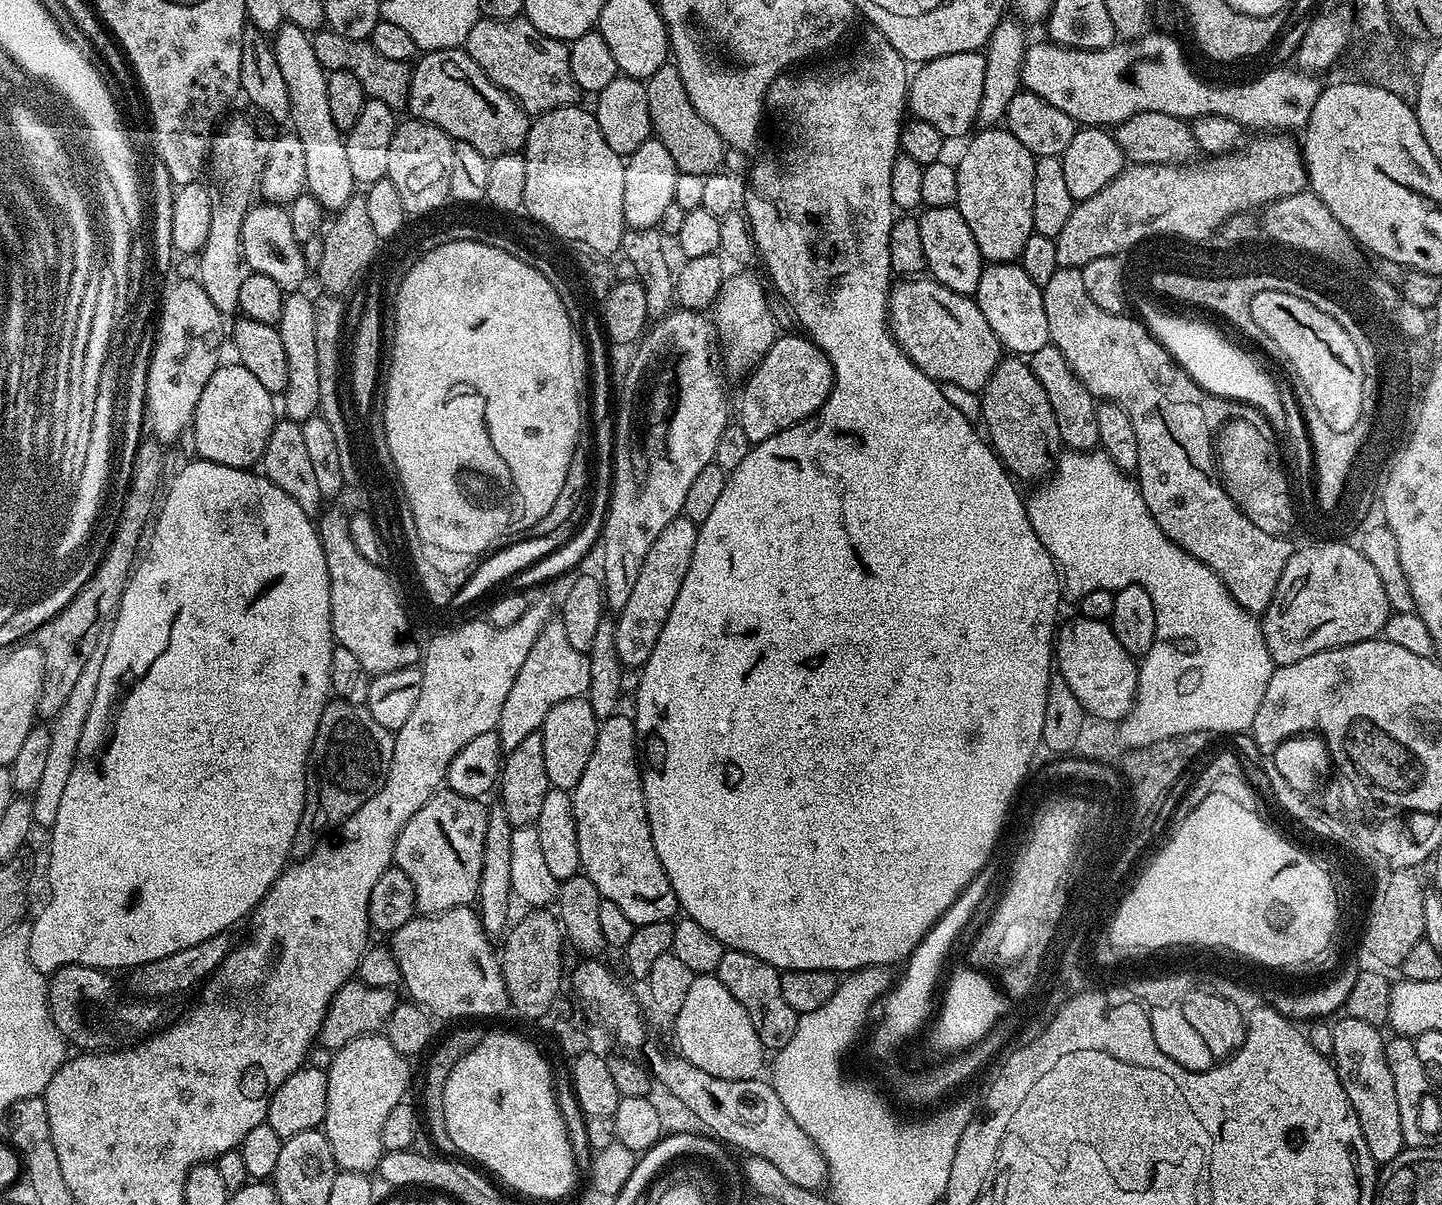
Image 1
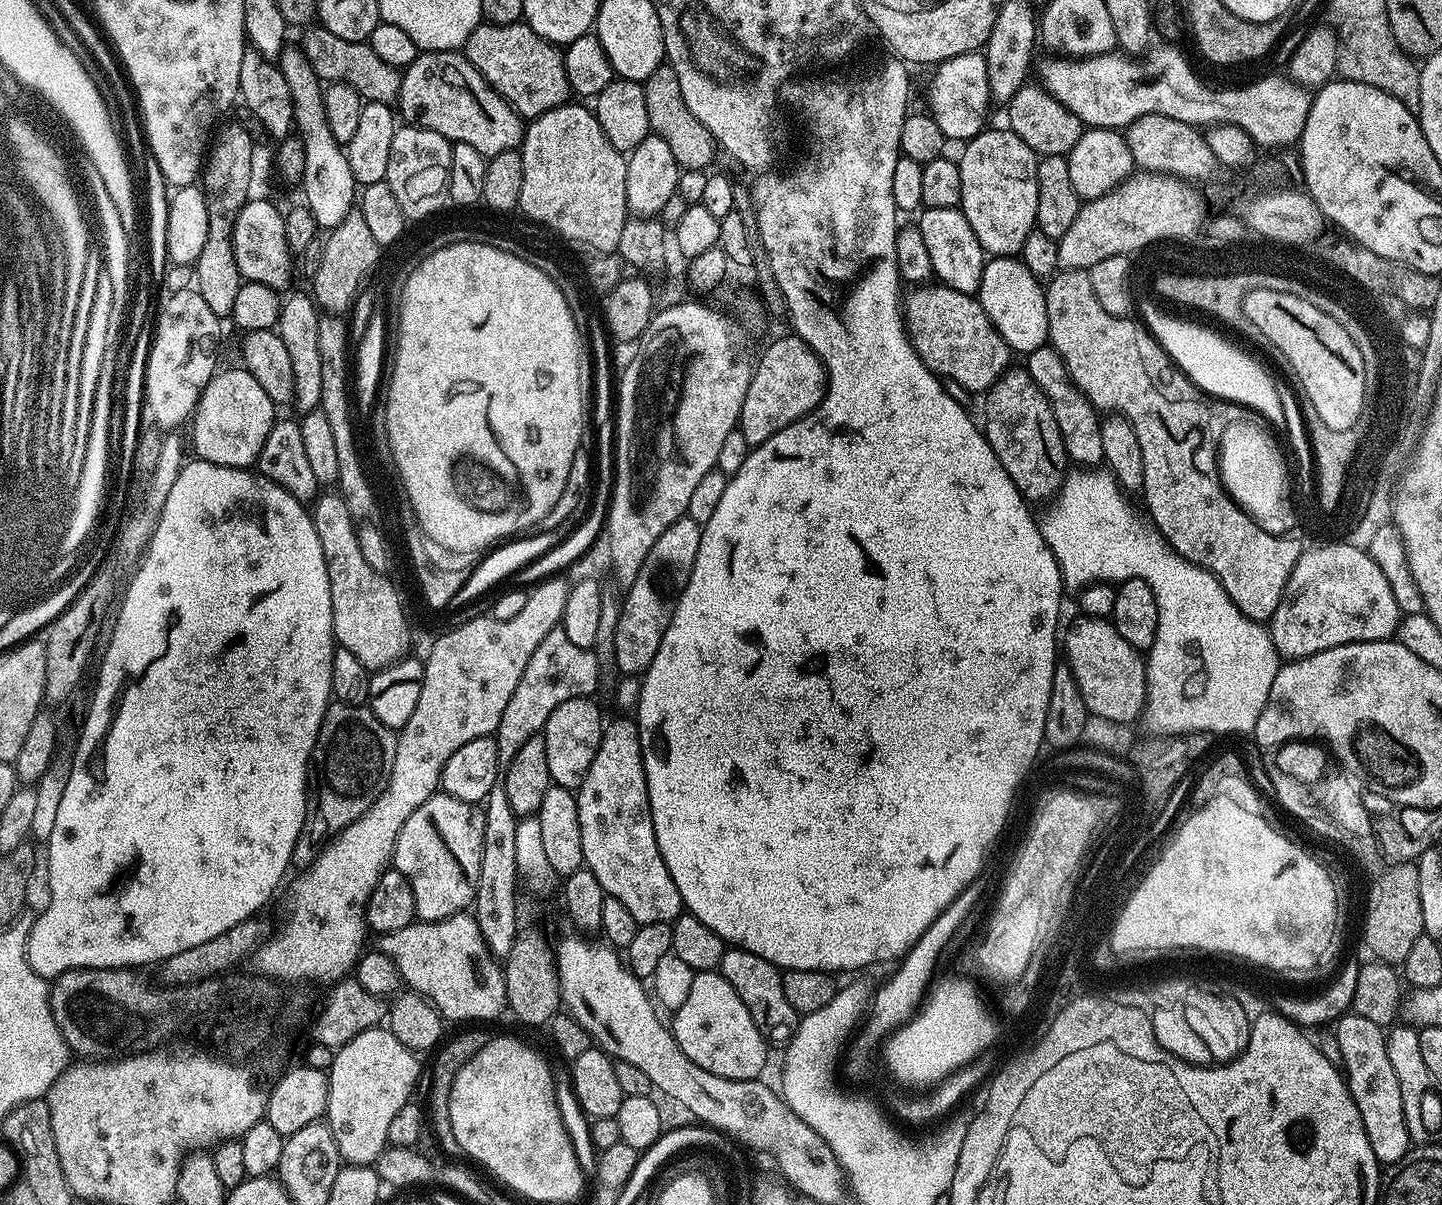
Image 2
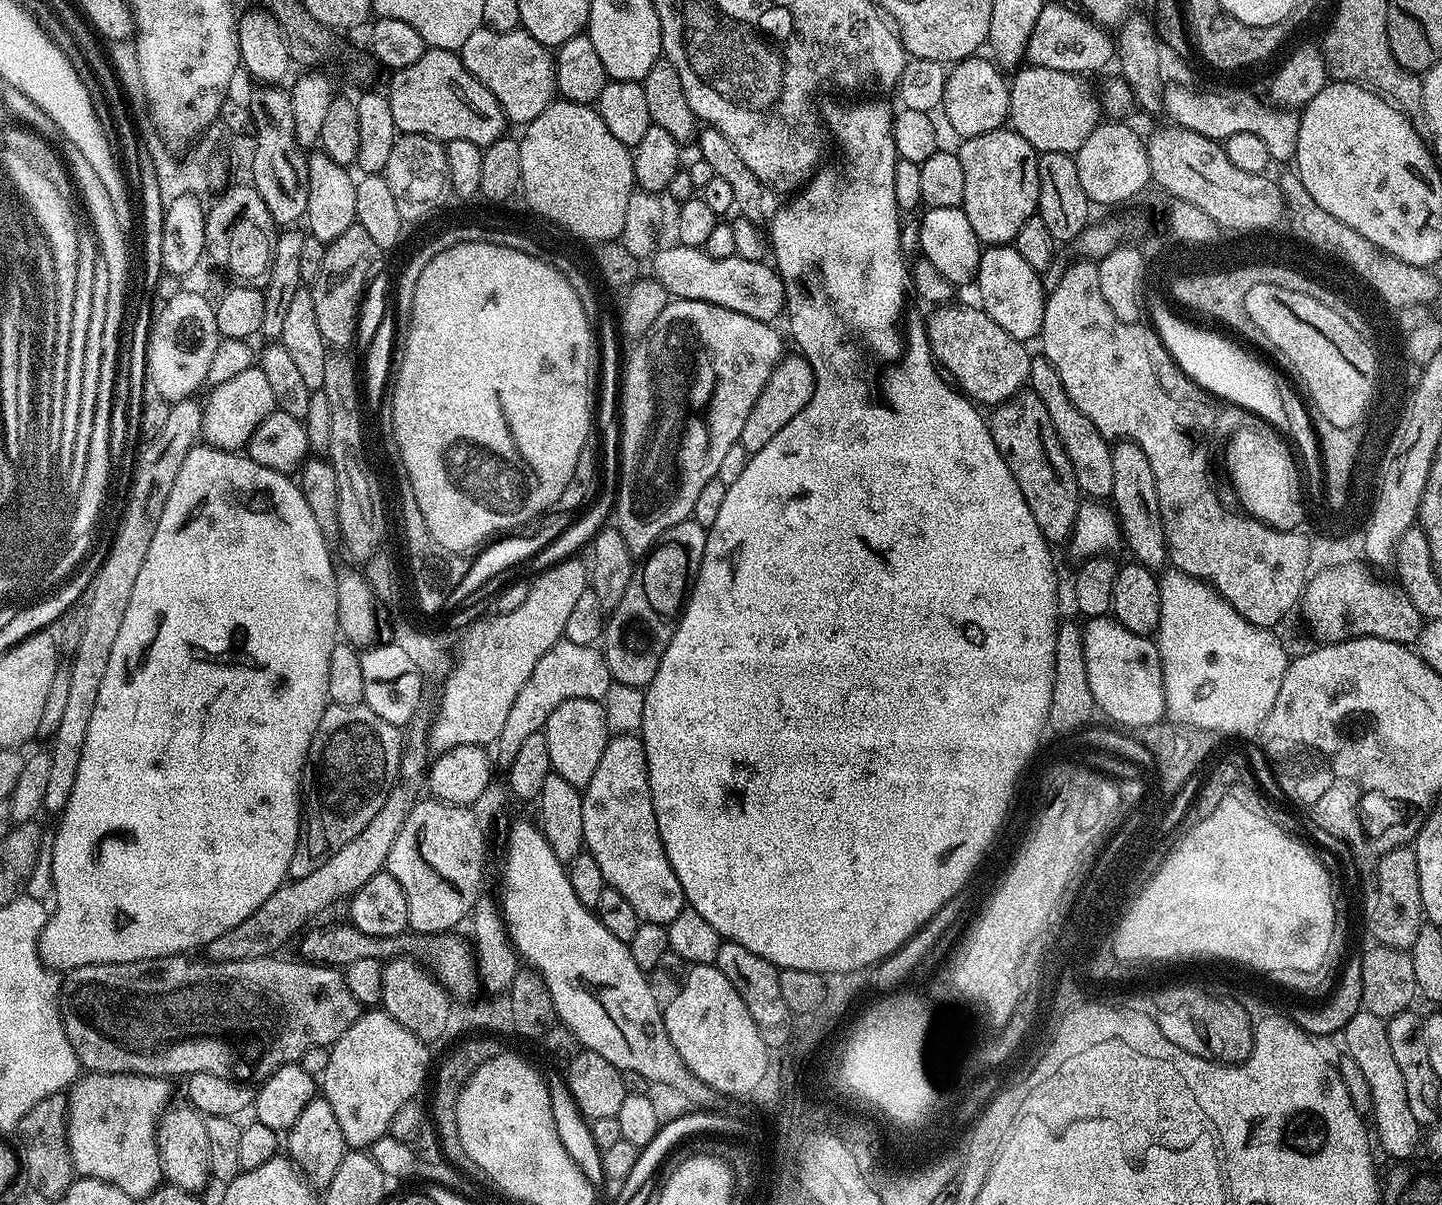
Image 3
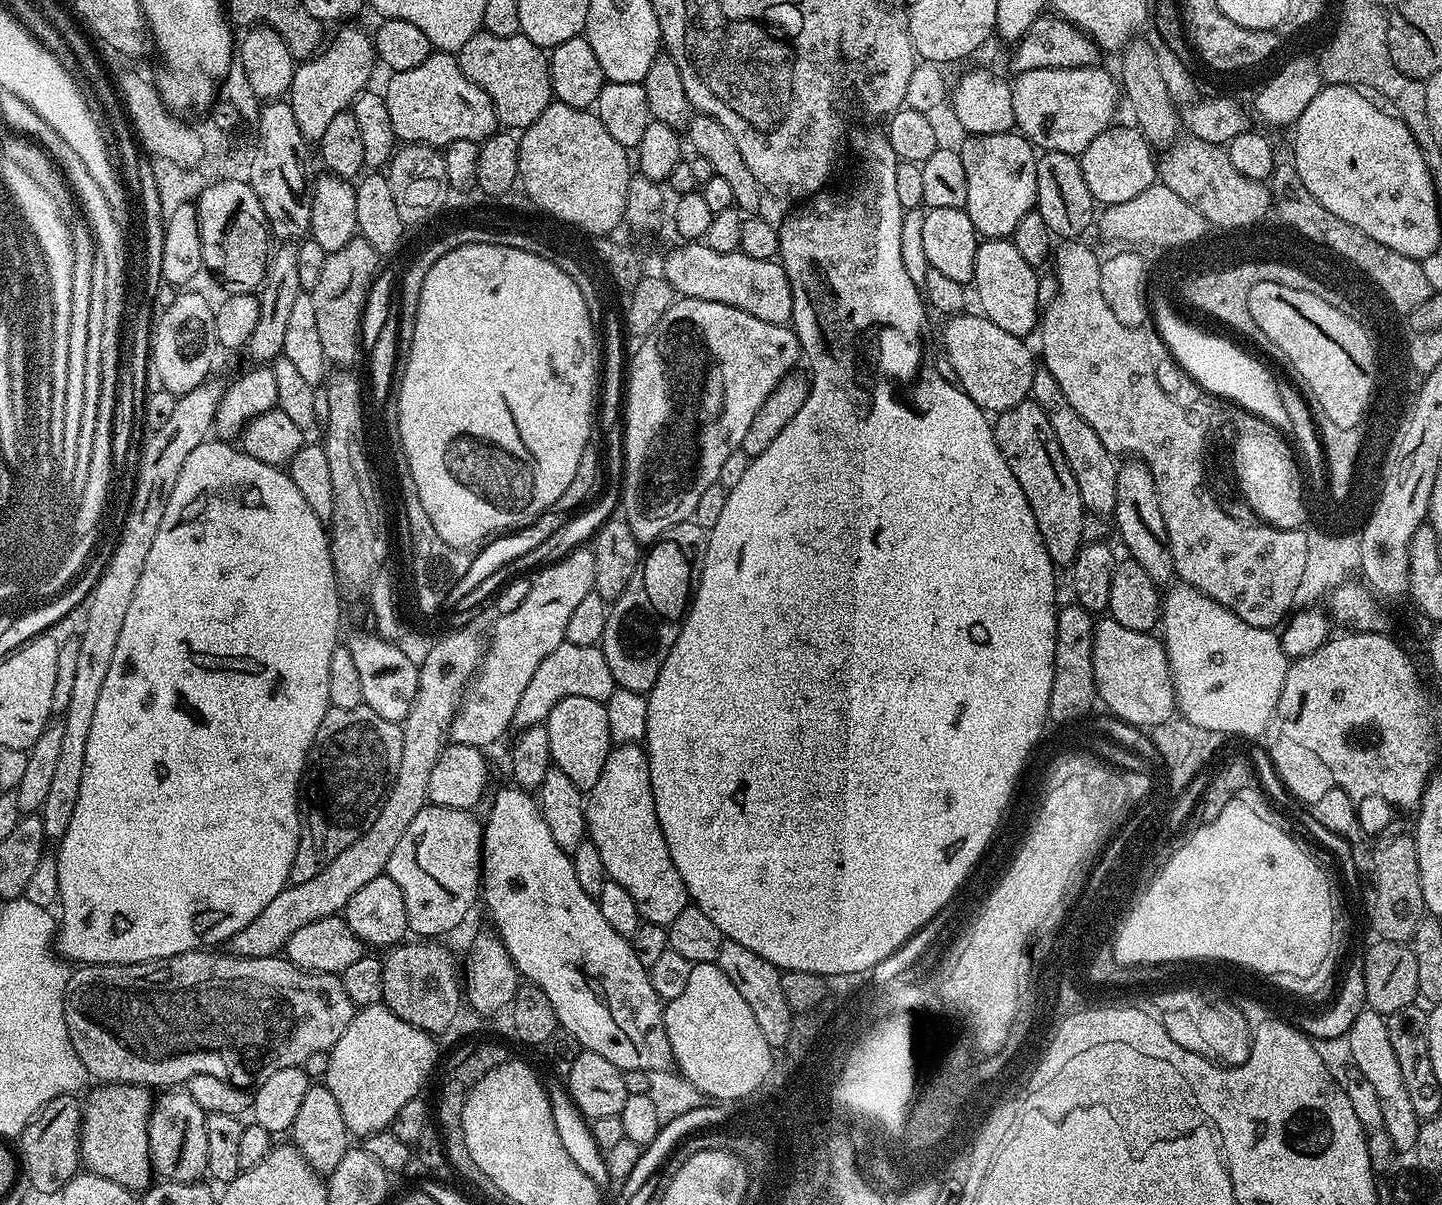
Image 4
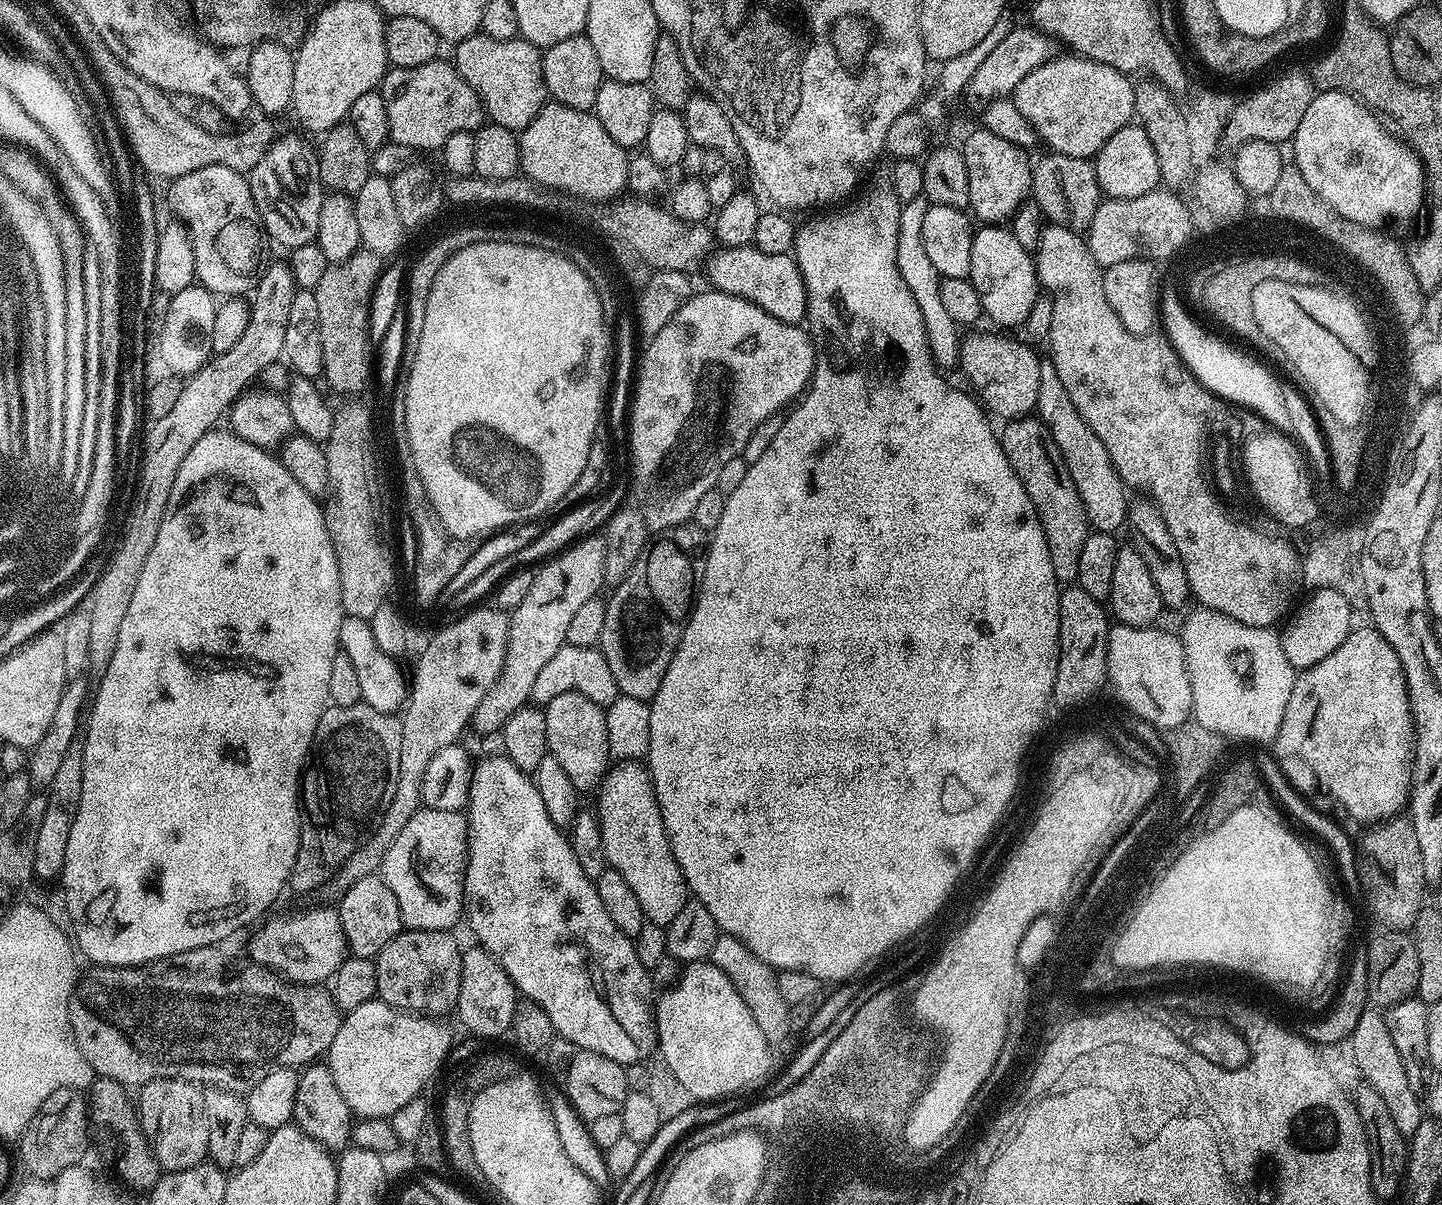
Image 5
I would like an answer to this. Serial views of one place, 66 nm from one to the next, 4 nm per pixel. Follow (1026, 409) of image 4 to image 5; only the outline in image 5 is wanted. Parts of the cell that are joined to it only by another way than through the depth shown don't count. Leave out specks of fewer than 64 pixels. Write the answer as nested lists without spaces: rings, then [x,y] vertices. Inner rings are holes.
[[[1029,414],[1021,416],[1018,420],[1009,420],[1003,427],[1004,433],[1001,436],[999,433],[998,442],[1002,446],[1010,466],[1014,466],[1014,474],[1018,474],[1022,486],[1026,486],[1026,494],[1030,494],[1030,502],[1034,502],[1034,510],[1036,512],[1044,512],[1044,521],[1040,524],[1048,524],[1048,531],[1045,532],[1046,546],[1052,544],[1050,562],[1056,560],[1054,574],[1056,575],[1057,572],[1060,572],[1057,580],[1064,576],[1064,579],[1059,582],[1061,585],[1071,585],[1079,578],[1078,561],[1081,560],[1082,546],[1089,536],[1090,525],[1088,515],[1084,513],[1082,498],[1074,486],[1074,478],[1070,478],[1070,470],[1066,470],[1066,462],[1062,458],[1062,450],[1058,450],[1058,442],[1054,442],[1050,430],[1035,415]]]

